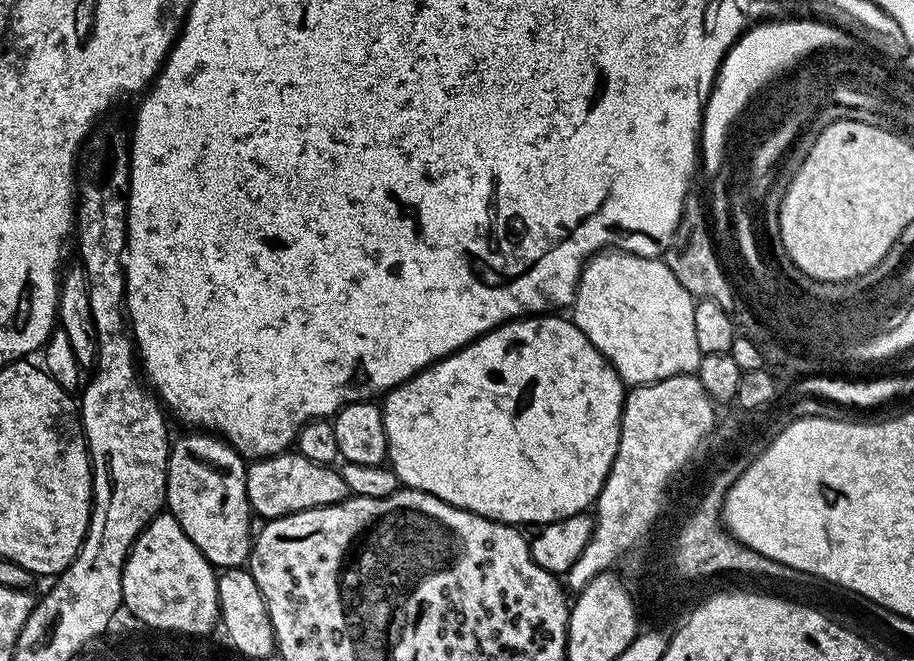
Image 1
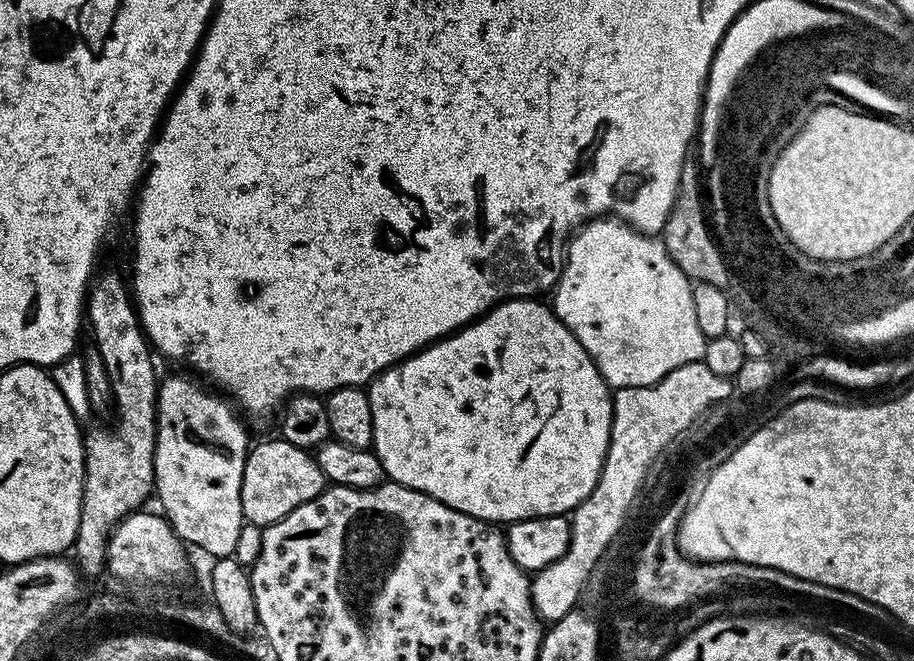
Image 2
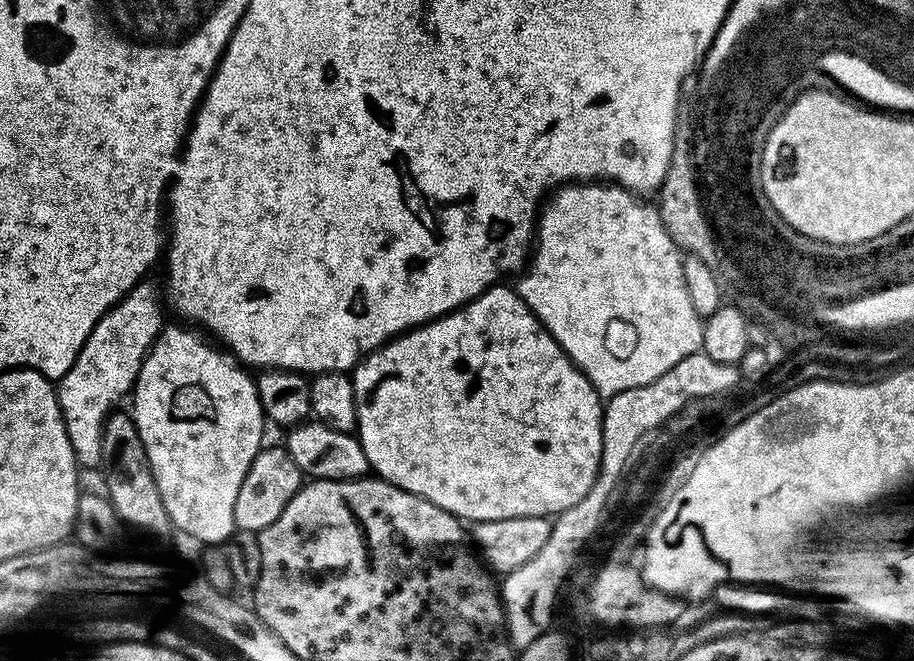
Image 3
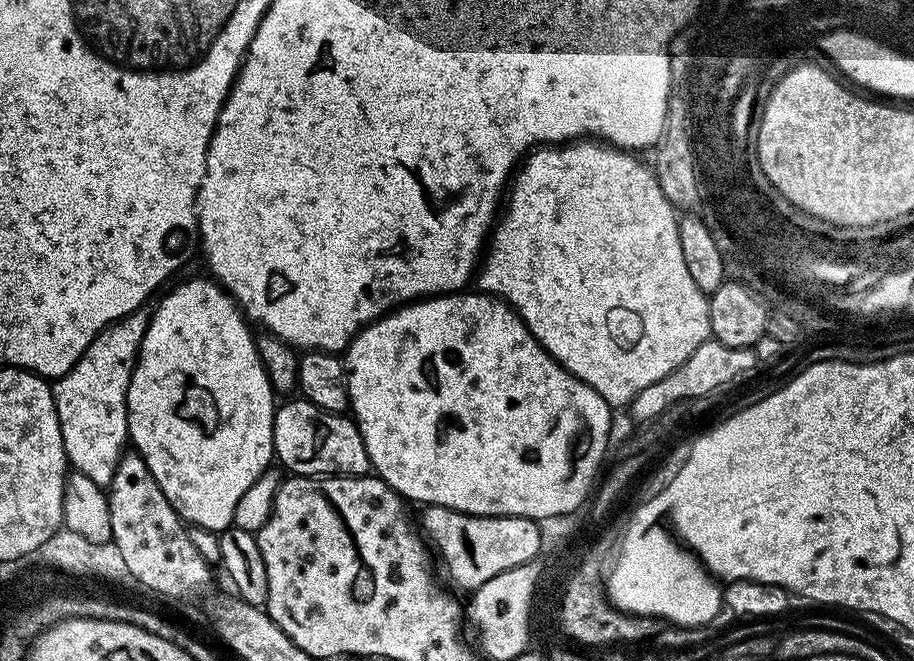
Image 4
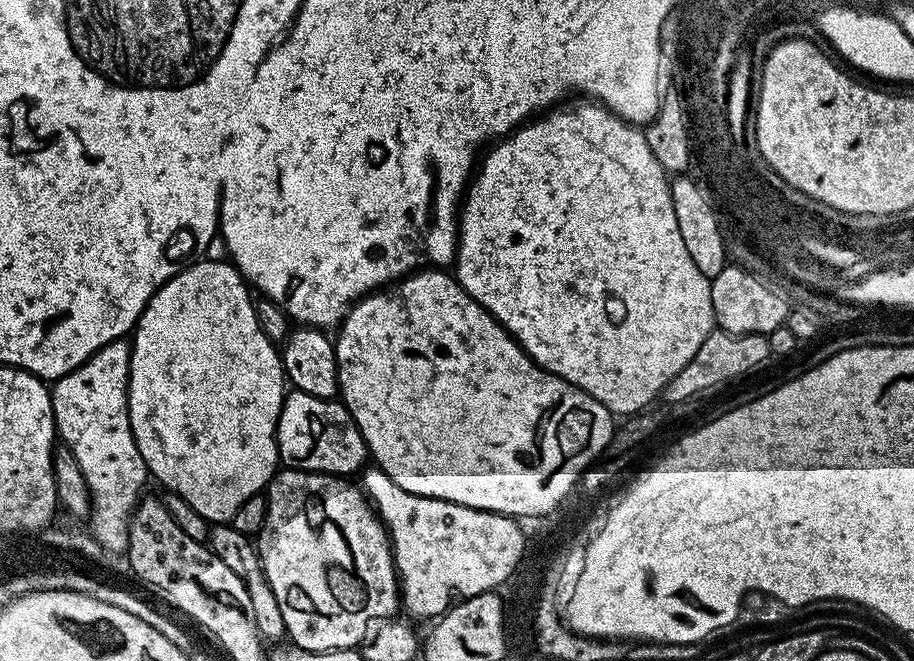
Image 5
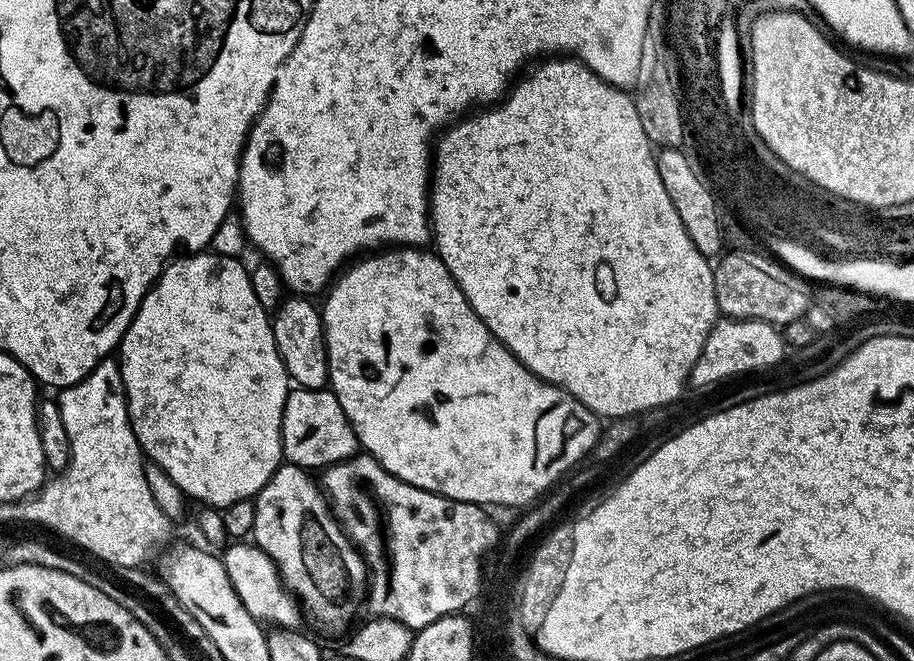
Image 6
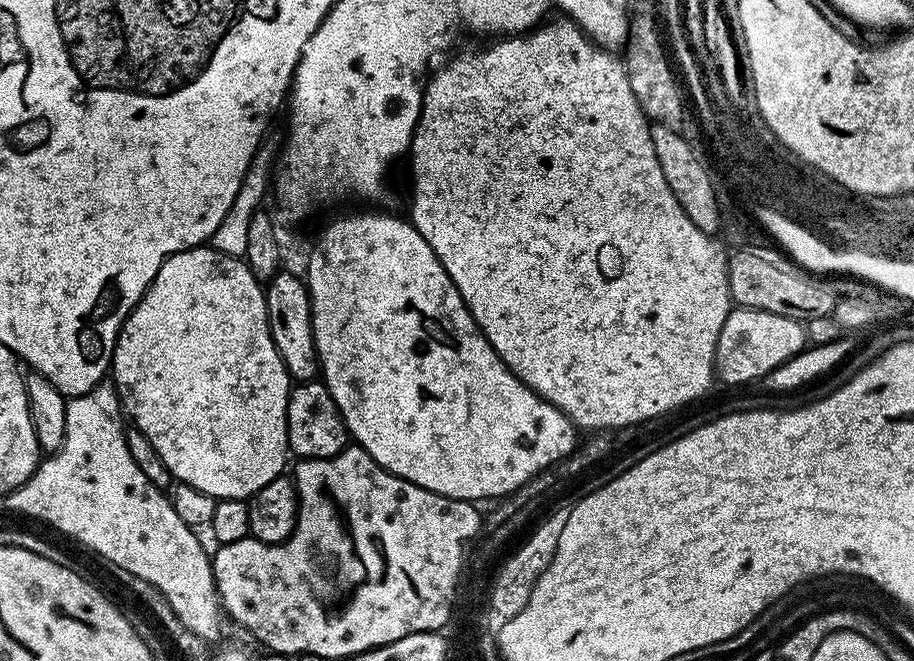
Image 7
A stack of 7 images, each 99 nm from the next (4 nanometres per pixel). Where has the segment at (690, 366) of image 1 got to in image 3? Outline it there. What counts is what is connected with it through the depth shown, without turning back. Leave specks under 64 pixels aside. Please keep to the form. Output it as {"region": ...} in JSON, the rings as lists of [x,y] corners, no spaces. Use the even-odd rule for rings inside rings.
{"region":[[[569,182],[557,187],[547,200],[538,216],[534,251],[531,253],[526,271],[519,277],[521,280],[520,284],[518,283],[518,291],[521,298],[530,306],[532,313],[542,322],[545,330],[556,339],[558,346],[562,346],[566,355],[580,367],[584,377],[596,387],[601,397],[622,394],[622,390],[634,390],[634,386],[646,386],[646,382],[654,382],[654,378],[662,378],[662,374],[666,374],[670,366],[678,366],[682,358],[701,351],[704,320],[690,302],[690,293],[686,291],[686,282],[682,274],[684,262],[681,253],[670,238],[660,217],[659,207],[655,203],[647,204],[644,201],[647,199],[641,198],[637,193],[629,192],[627,188],[622,188],[615,182]]]}

